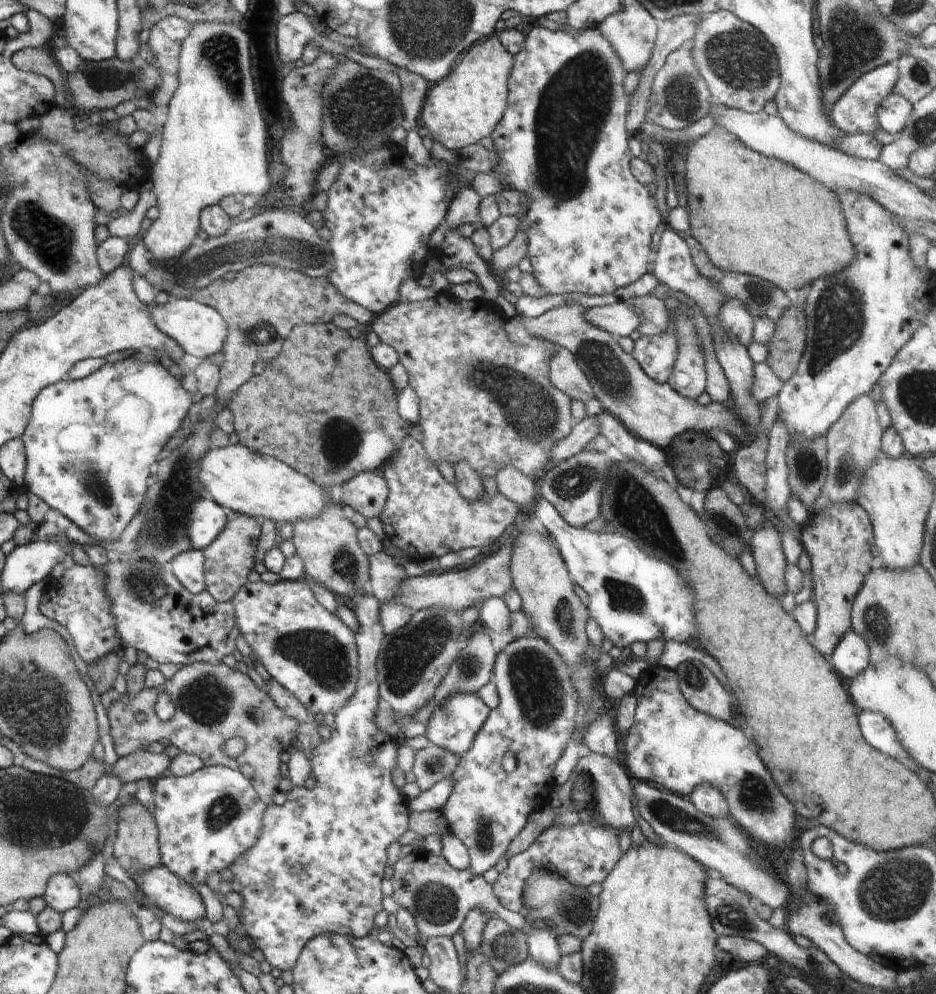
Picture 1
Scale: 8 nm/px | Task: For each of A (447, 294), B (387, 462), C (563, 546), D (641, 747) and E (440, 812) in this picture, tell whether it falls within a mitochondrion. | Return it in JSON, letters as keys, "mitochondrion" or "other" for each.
{"A":"other","B":"other","C":"other","D":"other","E":"other"}

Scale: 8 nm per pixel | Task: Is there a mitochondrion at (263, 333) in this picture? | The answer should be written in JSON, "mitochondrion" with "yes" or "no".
{"mitochondrion":"yes"}

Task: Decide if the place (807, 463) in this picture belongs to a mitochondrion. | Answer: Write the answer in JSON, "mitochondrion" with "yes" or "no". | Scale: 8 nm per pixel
{"mitochondrion":"yes"}

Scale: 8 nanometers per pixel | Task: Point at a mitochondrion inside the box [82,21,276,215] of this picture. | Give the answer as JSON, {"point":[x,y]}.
{"point":[219,54]}

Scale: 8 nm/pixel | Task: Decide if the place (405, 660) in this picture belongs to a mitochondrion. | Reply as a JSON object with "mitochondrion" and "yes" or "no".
{"mitochondrion":"yes"}

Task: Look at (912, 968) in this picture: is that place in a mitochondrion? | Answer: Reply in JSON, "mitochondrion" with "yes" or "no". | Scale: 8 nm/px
{"mitochondrion":"no"}

